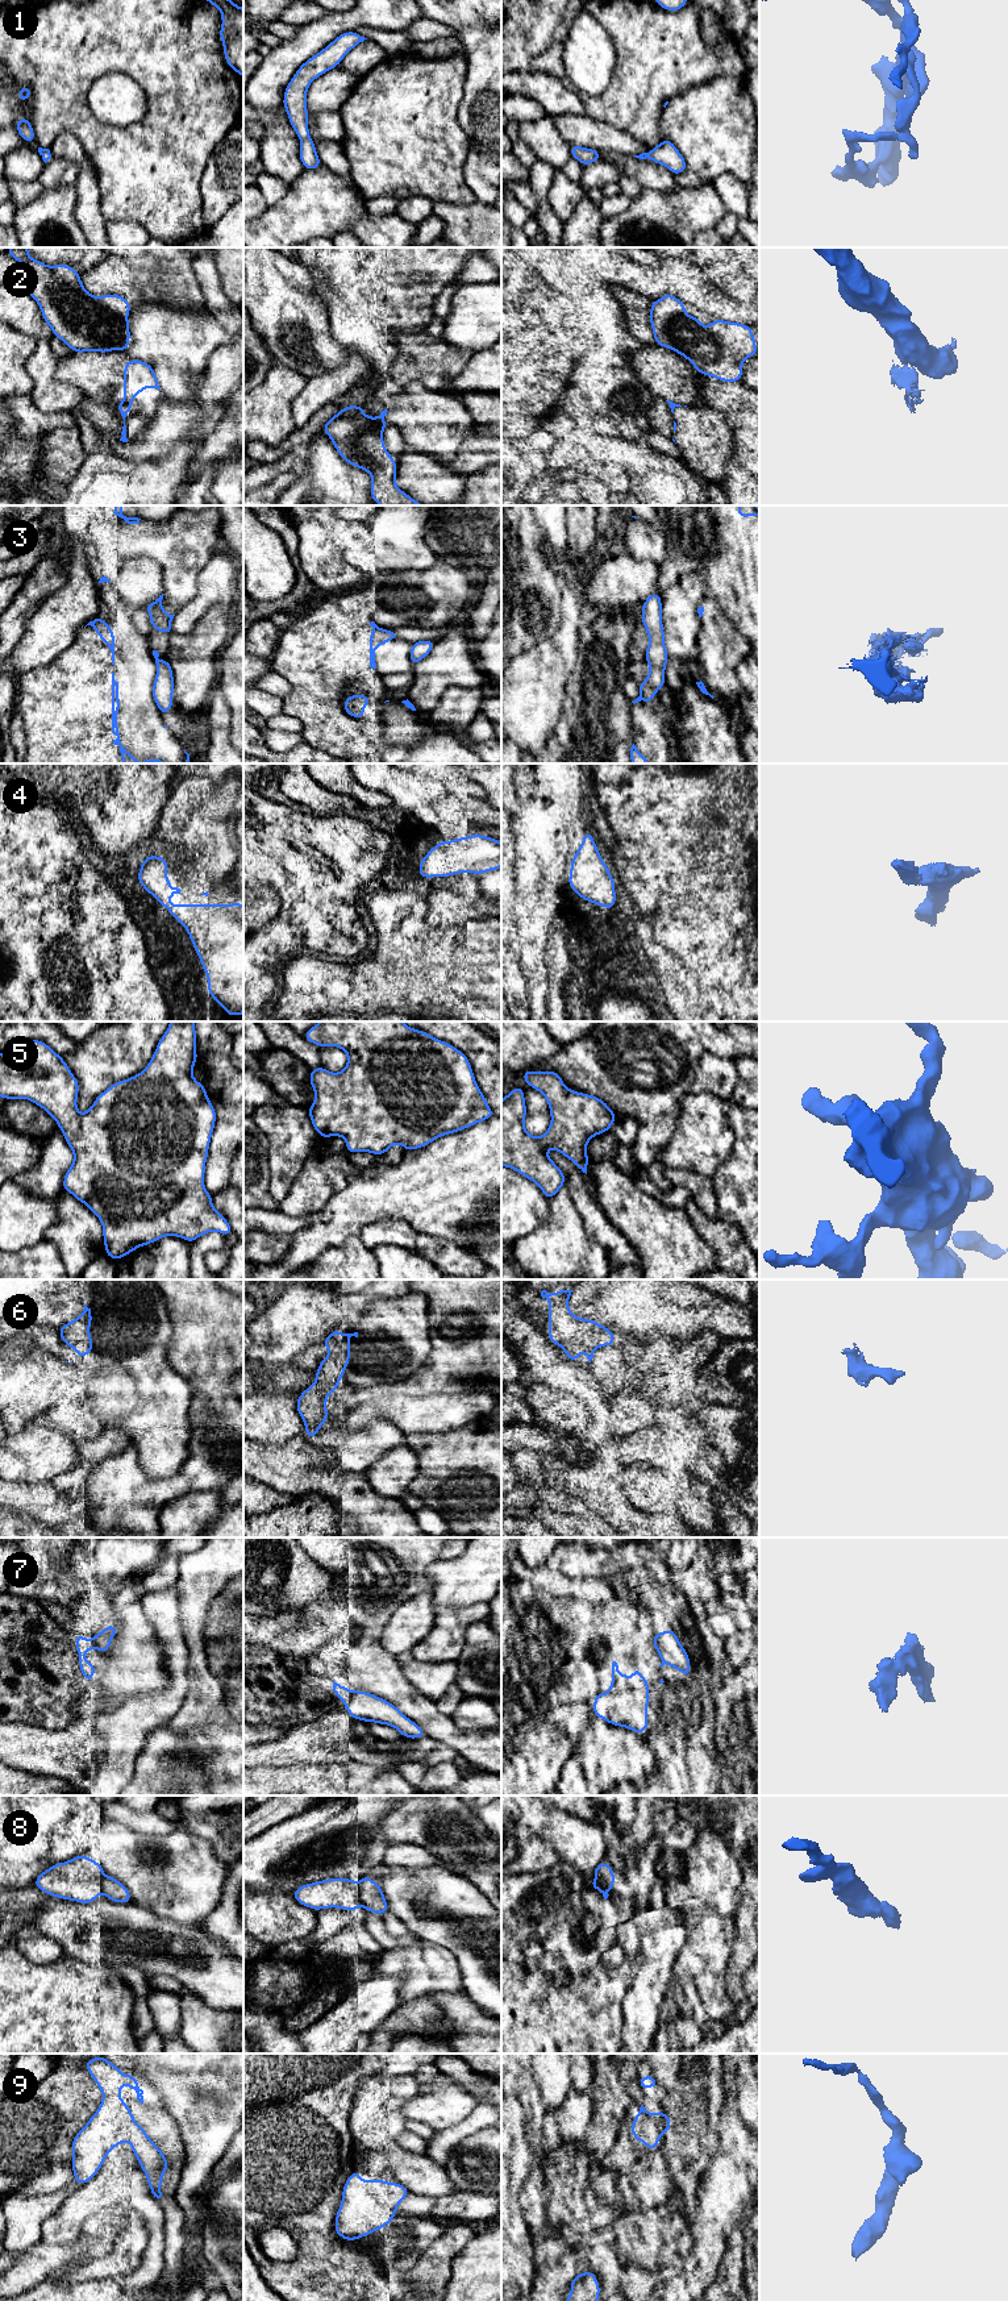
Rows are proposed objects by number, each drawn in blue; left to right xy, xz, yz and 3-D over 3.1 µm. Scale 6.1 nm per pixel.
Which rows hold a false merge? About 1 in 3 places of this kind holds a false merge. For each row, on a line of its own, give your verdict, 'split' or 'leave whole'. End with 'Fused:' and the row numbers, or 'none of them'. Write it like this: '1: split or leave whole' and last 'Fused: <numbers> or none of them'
1: leave whole
2: leave whole
3: split
4: leave whole
5: leave whole
6: leave whole
7: split
8: leave whole
9: leave whole
Fused: 3, 7

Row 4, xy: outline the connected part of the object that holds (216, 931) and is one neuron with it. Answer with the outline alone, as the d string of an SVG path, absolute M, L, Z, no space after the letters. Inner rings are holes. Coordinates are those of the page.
M161 856L145 857L138 870L138 883L145 891L153 895L175 920L178 920L189 935L192 945L200 958L201 966L208 978L208 995L230 1016L243 1014L243 904L237 902L232 904L170 904L174 894L180 894L180 889L171 887L167 877L167 860Z

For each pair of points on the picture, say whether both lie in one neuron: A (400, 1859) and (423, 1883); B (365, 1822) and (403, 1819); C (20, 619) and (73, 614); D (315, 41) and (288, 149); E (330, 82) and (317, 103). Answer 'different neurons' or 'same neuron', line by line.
A: different neurons
B: different neurons
C: different neurons
D: different neurons
E: same neuron

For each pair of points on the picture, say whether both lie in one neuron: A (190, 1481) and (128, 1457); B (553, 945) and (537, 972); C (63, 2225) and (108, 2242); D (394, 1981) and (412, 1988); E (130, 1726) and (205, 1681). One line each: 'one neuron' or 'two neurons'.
A: one neuron
B: two neurons
C: one neuron
D: two neurons
E: two neurons

